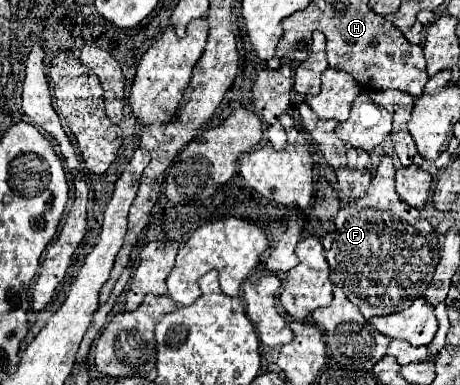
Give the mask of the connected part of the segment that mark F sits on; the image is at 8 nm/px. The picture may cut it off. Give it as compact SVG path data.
M391 157L381 159L369 191L339 211L327 263L331 281L343 287L347 297L357 307L363 307L363 303L375 307L379 315L387 315L387 311L395 313L399 307L407 309L417 297L423 297L439 263L439 241L429 221L395 193Z

